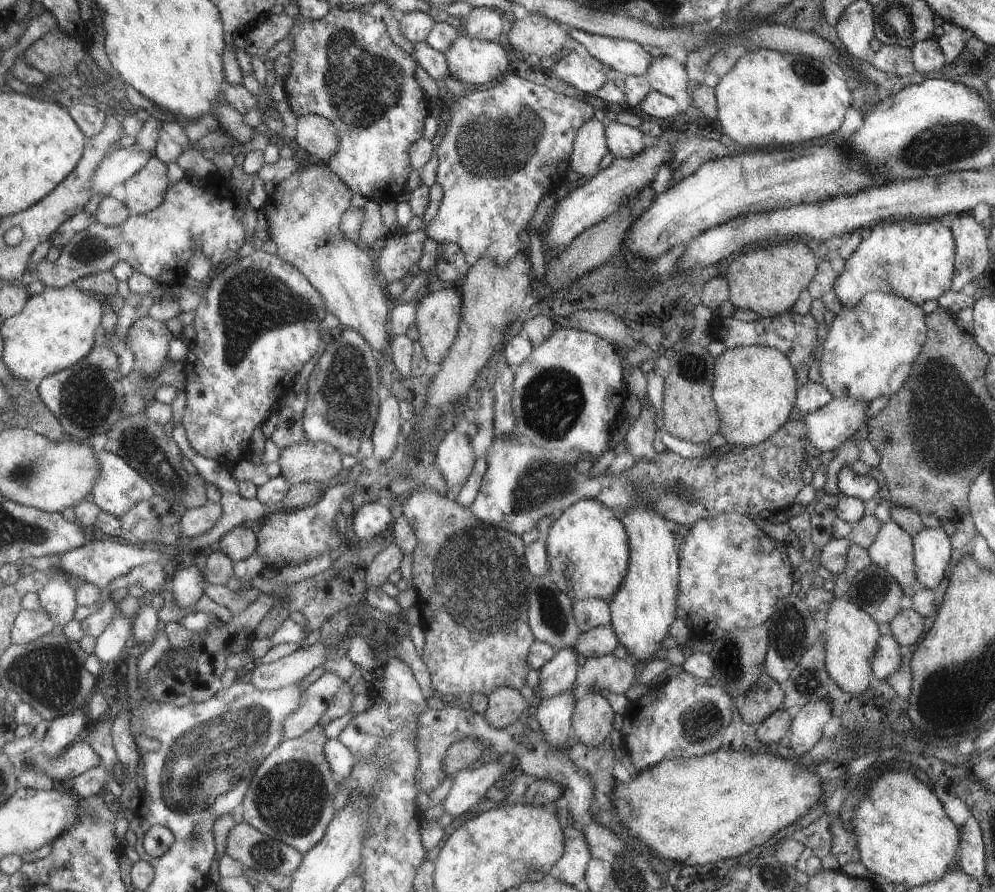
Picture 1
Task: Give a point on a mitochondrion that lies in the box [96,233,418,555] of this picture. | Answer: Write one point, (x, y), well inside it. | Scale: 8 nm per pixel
(252, 302)

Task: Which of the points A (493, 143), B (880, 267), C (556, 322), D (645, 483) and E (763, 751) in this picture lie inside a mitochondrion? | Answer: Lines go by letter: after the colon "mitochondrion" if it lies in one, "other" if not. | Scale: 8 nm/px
A: mitochondrion
B: mitochondrion
C: other
D: mitochondrion
E: other

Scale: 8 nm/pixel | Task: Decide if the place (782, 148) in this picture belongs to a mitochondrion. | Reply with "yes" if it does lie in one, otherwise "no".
no

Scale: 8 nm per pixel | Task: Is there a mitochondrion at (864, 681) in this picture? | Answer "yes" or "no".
no

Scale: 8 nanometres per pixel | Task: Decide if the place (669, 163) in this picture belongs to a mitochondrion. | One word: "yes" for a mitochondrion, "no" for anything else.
no

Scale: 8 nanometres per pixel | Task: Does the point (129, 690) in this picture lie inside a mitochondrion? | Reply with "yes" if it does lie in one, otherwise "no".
no

